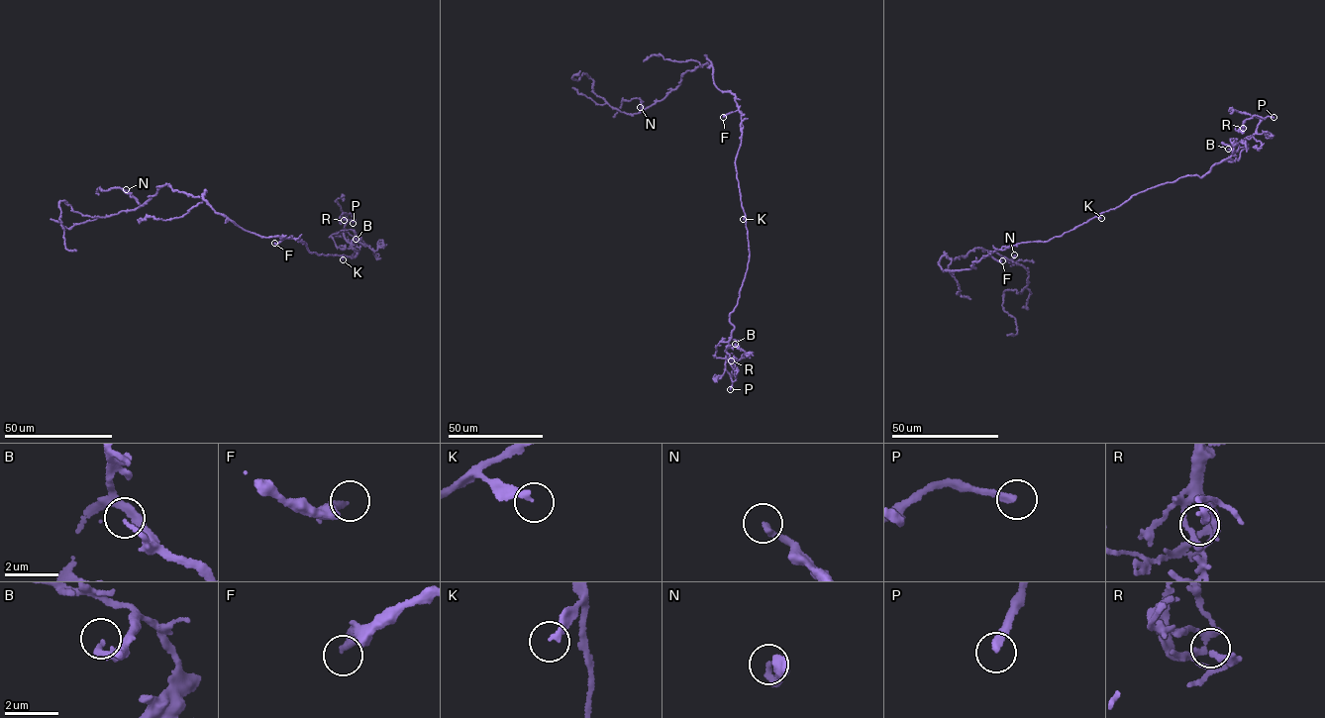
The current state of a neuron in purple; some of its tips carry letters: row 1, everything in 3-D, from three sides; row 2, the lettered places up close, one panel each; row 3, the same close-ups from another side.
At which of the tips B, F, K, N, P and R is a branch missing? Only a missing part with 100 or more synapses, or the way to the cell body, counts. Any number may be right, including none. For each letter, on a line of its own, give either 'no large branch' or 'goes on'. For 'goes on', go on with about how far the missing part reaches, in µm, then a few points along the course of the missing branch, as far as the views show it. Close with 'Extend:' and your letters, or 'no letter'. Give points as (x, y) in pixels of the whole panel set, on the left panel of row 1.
B: no large branch
F: no large branch
K: no large branch
N: no large branch
P: goes on | 25 µm | (353, 223), (334, 195), (325, 189)
R: no large branch
Extend: P

